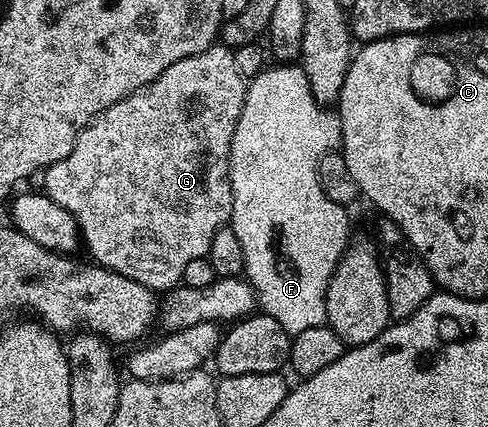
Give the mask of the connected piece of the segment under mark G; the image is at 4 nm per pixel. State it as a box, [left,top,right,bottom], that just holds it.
[43,43,246,291]

